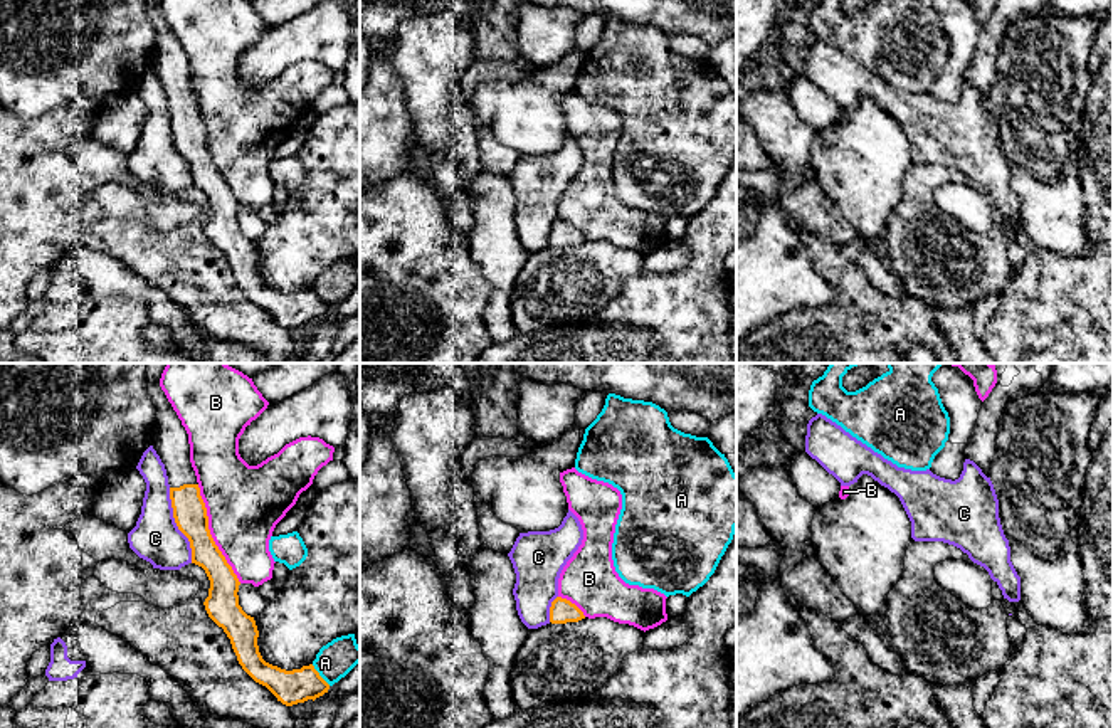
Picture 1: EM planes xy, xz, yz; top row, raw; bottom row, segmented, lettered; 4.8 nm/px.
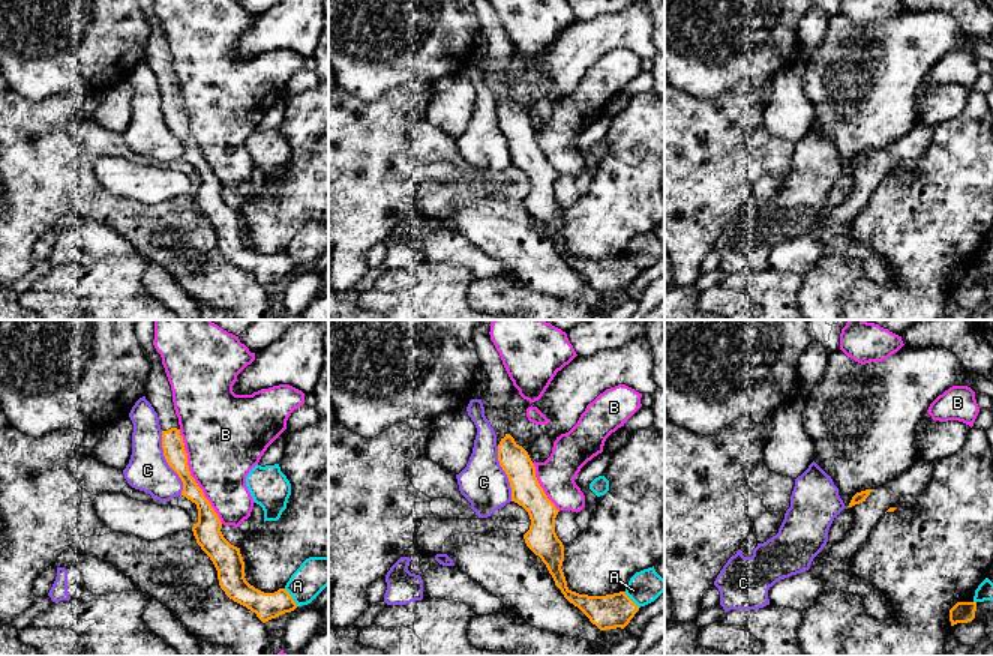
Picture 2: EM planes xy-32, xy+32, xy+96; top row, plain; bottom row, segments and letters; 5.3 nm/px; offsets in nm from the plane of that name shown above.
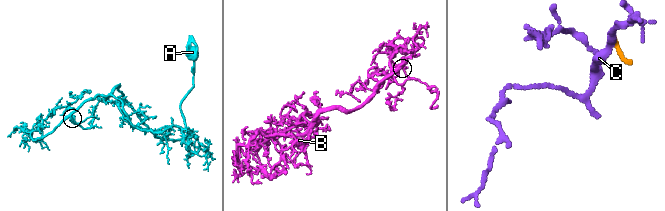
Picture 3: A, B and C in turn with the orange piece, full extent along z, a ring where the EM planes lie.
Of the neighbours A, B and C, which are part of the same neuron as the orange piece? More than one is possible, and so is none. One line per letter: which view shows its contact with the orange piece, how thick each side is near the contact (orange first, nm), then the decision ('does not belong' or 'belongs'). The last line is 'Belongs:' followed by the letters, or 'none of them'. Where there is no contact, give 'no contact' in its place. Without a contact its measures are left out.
A: xy | 160/170 nm | does not belong
B: xy | 160/360 nm | does not belong
C: xy | 160/220 nm | does not belong
Belongs: none of them

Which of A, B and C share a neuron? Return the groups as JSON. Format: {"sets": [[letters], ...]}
{"sets": [["A"], ["B"], ["C"]]}

